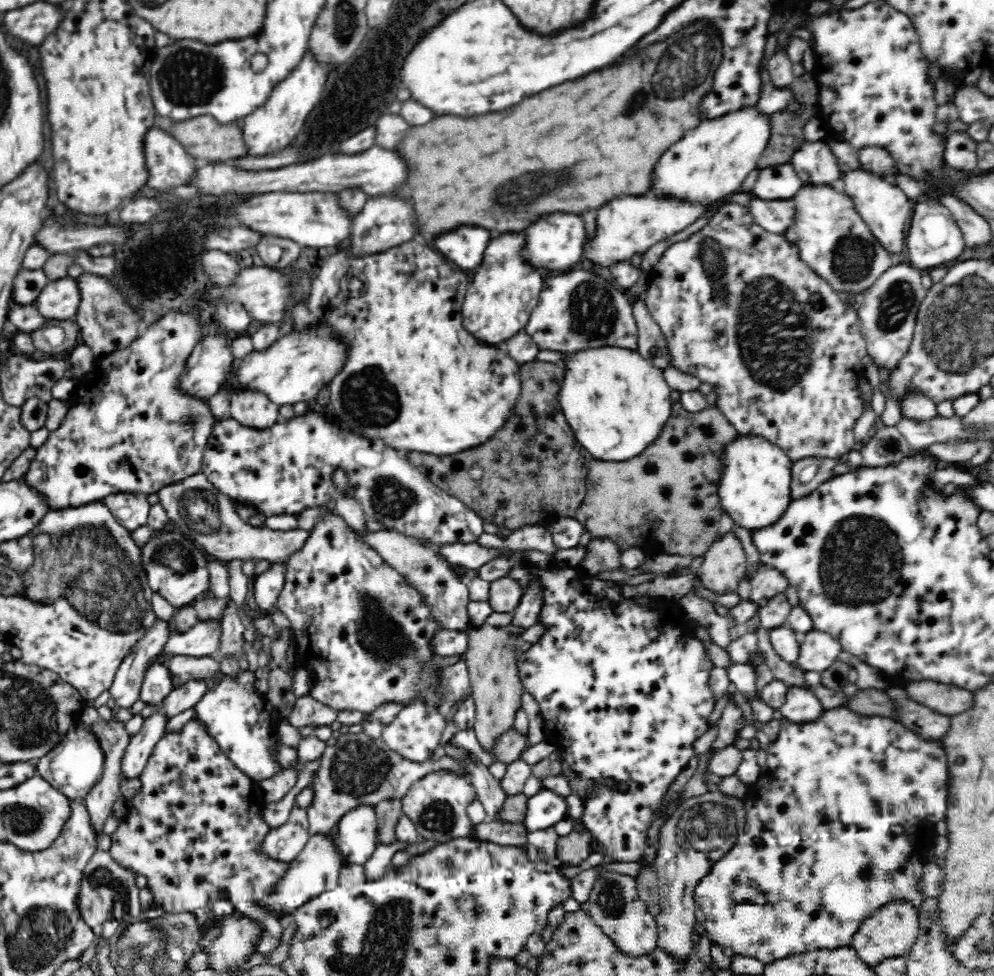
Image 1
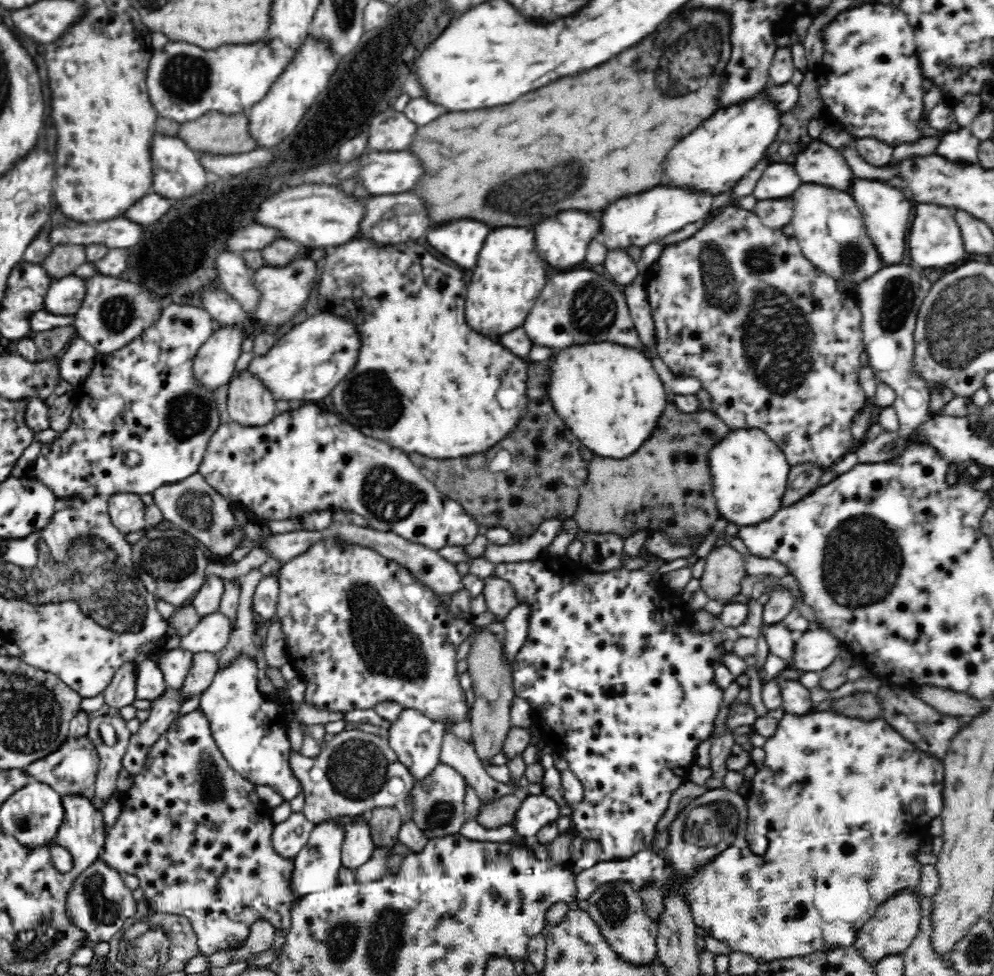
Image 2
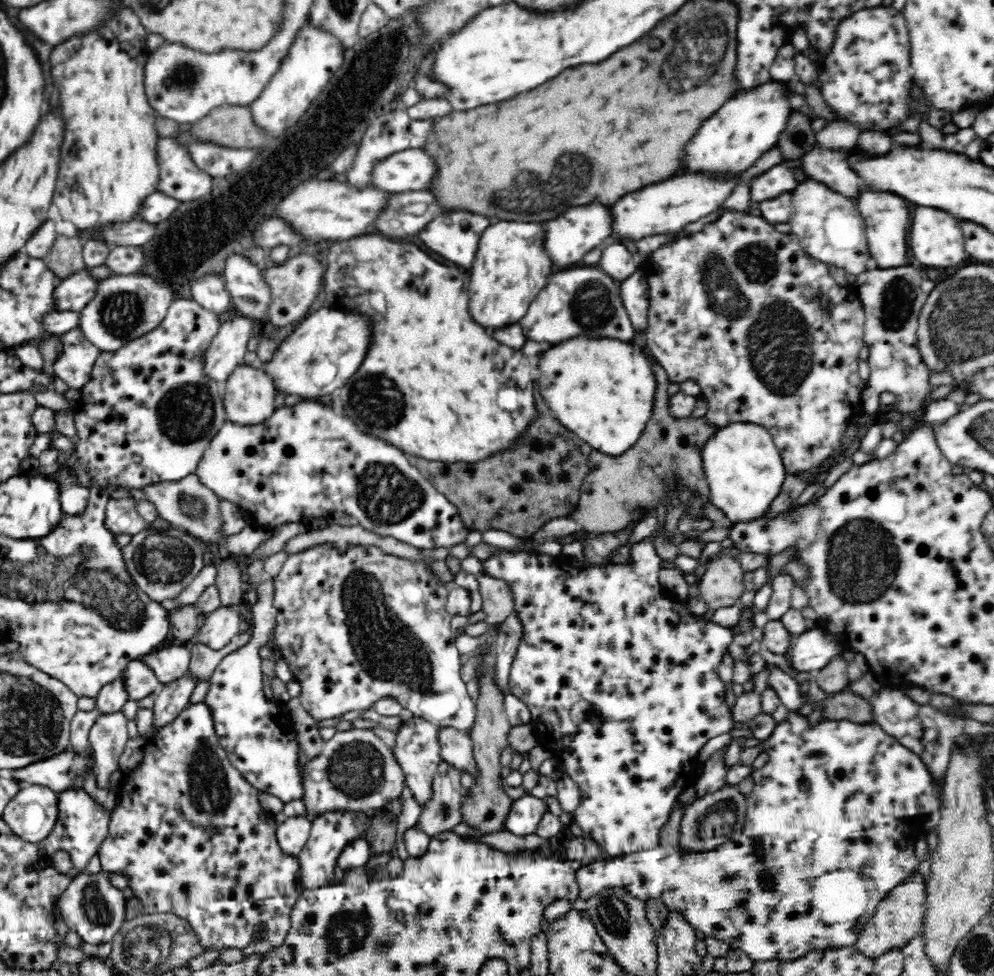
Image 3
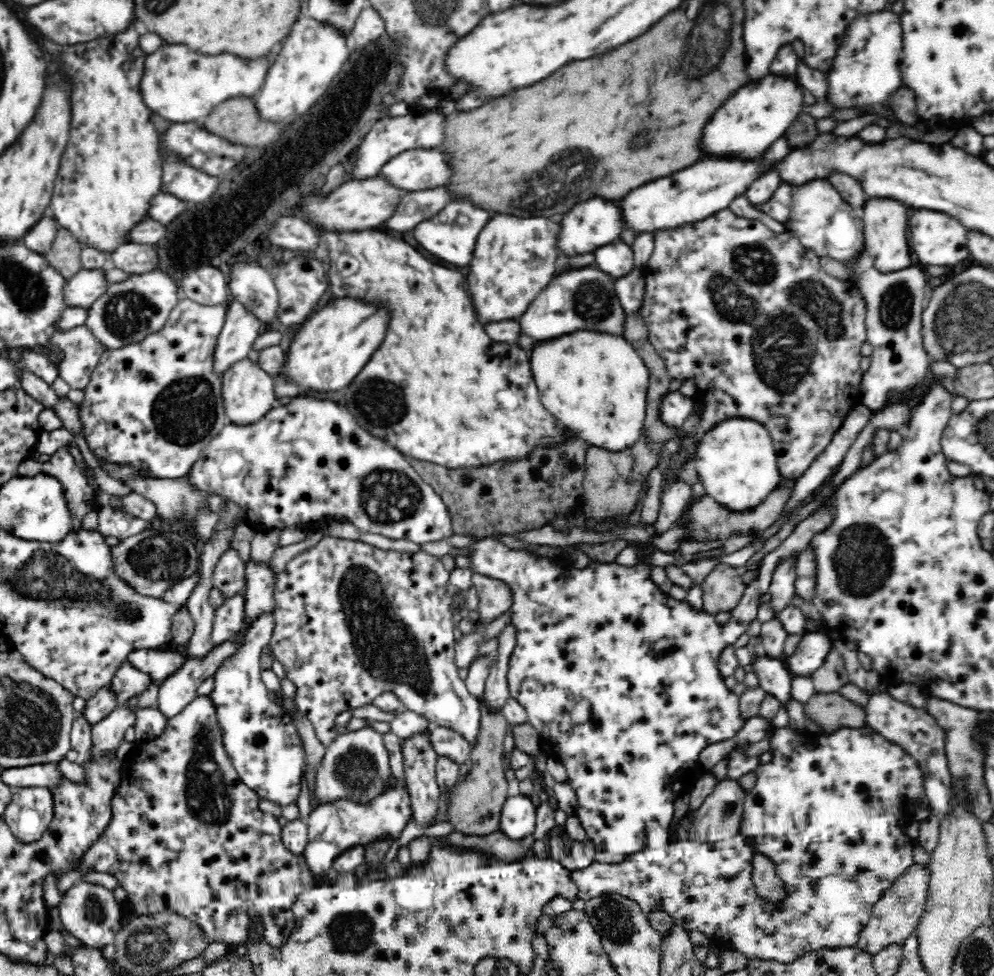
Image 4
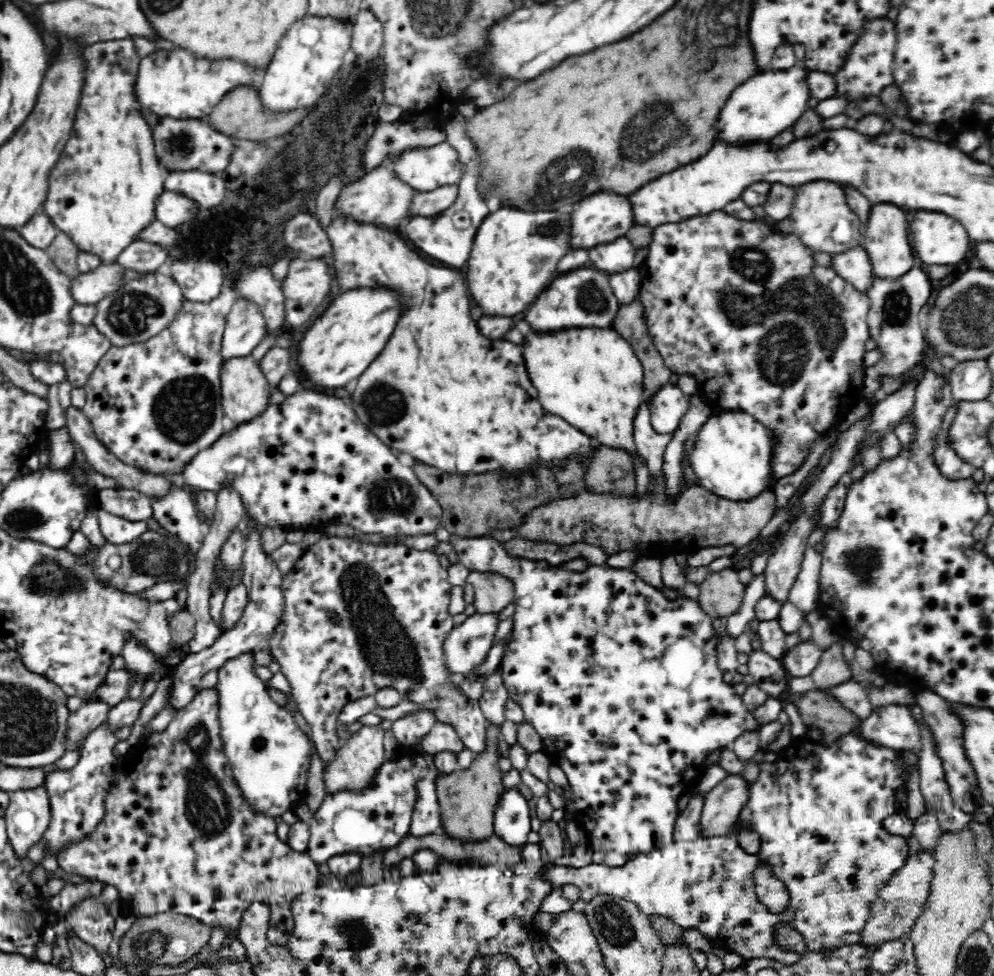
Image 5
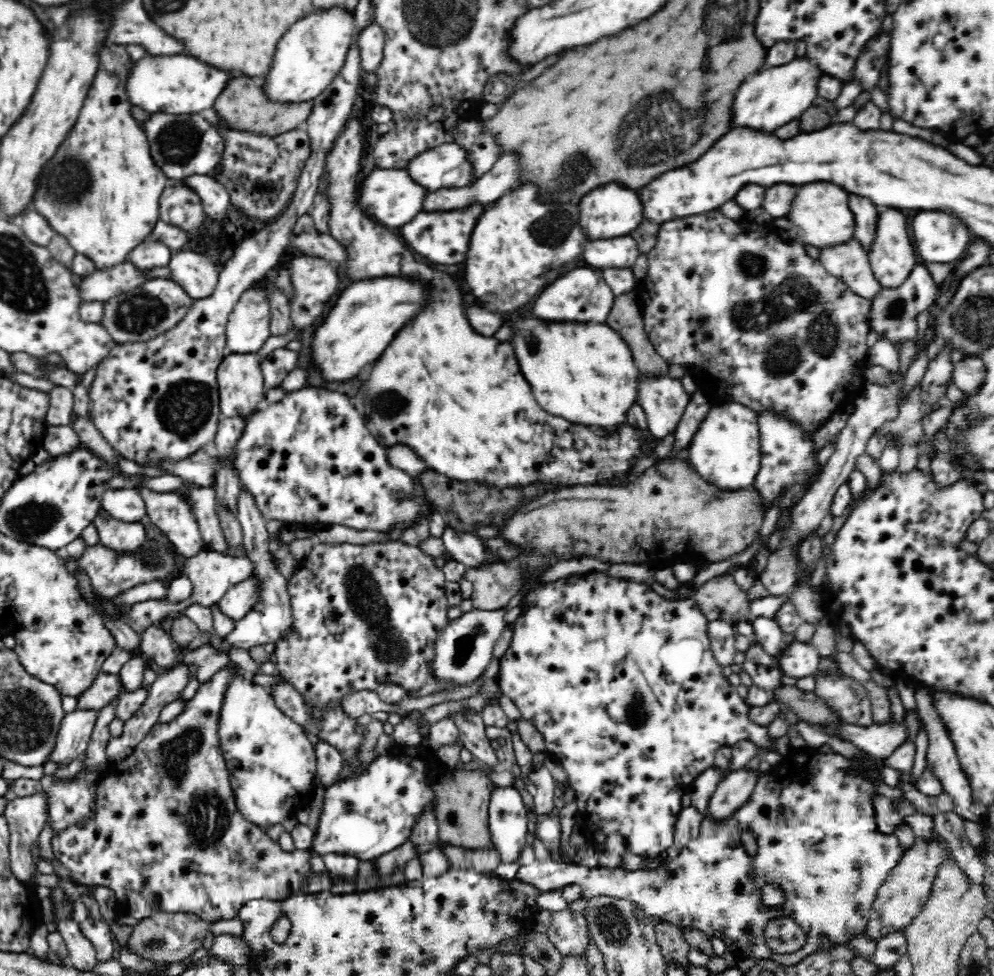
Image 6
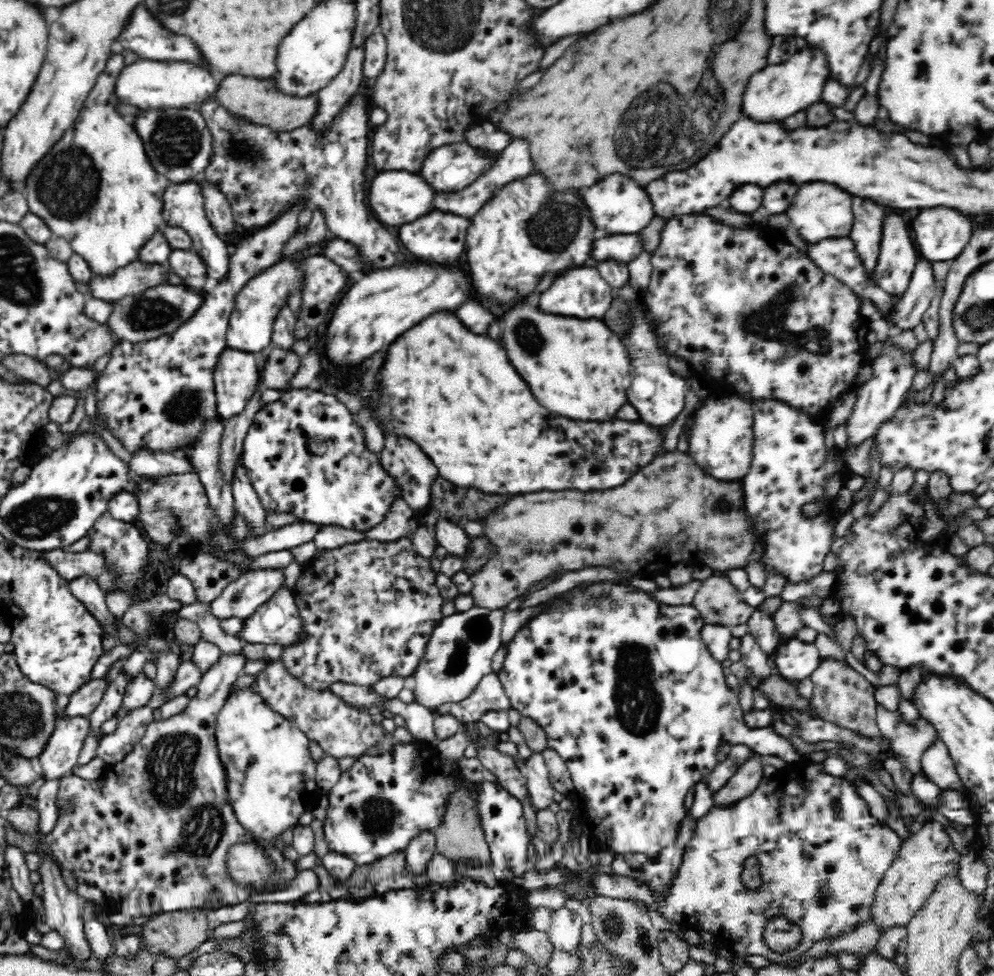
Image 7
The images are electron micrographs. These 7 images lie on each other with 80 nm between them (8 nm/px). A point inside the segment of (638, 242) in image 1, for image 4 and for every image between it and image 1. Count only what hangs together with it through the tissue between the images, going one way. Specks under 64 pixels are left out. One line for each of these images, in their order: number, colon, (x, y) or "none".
2: (639, 220)
3: (667, 208)
4: (697, 192)

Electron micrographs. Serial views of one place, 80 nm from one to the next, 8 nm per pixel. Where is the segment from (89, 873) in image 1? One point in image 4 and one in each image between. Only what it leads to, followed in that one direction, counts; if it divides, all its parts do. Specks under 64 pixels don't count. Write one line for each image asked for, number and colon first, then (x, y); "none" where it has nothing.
2: (100, 901)
3: (92, 906)
4: (92, 914)

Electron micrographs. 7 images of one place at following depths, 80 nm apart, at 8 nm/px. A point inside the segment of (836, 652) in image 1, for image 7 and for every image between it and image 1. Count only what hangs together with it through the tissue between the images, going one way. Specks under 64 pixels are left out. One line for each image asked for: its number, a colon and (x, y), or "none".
2: (815, 651)
3: (814, 649)
4: (811, 653)
5: (800, 660)
6: (798, 660)
7: (795, 660)

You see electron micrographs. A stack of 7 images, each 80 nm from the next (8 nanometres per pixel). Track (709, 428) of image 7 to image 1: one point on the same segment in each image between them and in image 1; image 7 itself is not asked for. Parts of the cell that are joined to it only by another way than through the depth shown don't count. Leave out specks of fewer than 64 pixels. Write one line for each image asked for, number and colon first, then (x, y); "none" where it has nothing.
1: (756, 488)
2: (750, 473)
3: (745, 470)
4: (736, 462)
5: (732, 456)
6: (726, 452)

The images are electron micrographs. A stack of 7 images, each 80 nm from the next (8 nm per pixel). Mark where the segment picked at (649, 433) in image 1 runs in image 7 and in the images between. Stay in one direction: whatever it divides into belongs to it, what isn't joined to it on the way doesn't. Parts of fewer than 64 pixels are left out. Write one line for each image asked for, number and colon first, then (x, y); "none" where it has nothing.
2: (612, 396)
3: (605, 391)
4: (596, 384)
5: (592, 378)
6: (587, 374)
7: (581, 369)

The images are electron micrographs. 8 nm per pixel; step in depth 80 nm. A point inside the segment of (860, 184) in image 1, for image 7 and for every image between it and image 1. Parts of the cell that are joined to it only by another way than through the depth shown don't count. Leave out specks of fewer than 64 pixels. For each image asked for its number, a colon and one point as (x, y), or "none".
2: (885, 211)
3: (887, 215)
4: (885, 220)
5: (886, 242)
6: (891, 255)
7: (897, 258)

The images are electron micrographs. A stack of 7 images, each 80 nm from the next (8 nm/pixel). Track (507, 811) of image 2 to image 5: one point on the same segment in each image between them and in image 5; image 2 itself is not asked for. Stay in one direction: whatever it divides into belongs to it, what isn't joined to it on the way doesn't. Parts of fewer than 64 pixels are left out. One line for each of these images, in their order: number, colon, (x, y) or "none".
3: (486, 807)
4: (477, 803)
5: (469, 798)

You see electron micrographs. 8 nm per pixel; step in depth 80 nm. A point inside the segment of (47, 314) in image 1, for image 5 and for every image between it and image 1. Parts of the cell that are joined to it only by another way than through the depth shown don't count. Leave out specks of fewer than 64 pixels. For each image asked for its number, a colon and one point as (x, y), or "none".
2: (65, 295)
3: (72, 293)
4: (79, 291)
5: (87, 288)

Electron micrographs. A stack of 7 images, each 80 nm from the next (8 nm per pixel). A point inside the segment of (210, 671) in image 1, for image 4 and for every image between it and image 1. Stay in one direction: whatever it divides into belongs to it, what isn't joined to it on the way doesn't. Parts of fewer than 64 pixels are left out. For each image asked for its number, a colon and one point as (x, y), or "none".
2: (176, 664)
3: (171, 664)
4: (162, 664)

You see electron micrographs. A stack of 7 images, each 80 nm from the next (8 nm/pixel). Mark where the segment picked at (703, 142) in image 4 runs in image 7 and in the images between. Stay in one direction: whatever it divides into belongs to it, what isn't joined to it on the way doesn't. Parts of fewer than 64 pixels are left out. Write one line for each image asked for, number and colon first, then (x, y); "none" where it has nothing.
5: (770, 102)
6: (768, 99)
7: (776, 92)

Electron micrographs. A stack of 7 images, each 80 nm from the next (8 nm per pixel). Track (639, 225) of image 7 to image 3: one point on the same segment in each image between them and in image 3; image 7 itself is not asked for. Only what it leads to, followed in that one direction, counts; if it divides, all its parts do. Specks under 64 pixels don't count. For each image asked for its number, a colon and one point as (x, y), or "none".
3: (568, 238)
4: (587, 227)
5: (602, 218)
6: (611, 212)

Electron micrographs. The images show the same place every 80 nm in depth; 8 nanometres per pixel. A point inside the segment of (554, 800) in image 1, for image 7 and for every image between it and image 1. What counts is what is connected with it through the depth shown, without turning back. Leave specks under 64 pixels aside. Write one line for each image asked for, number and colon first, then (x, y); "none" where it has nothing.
2: (537, 811)
3: (528, 811)
4: (519, 816)
5: (512, 823)
6: (508, 814)
7: (502, 814)

